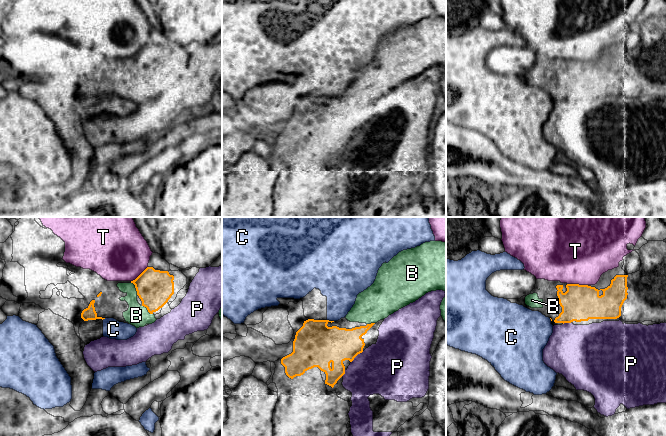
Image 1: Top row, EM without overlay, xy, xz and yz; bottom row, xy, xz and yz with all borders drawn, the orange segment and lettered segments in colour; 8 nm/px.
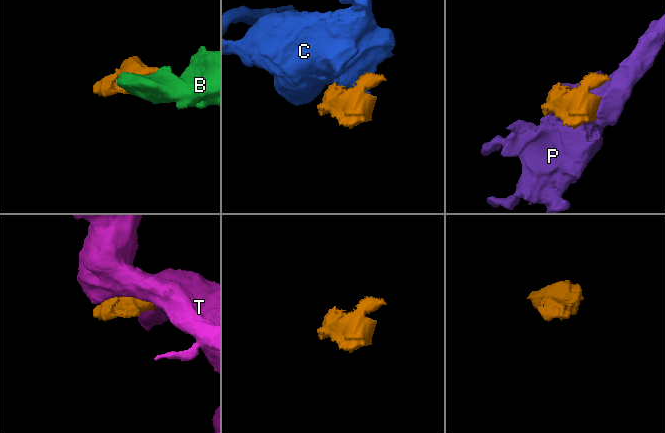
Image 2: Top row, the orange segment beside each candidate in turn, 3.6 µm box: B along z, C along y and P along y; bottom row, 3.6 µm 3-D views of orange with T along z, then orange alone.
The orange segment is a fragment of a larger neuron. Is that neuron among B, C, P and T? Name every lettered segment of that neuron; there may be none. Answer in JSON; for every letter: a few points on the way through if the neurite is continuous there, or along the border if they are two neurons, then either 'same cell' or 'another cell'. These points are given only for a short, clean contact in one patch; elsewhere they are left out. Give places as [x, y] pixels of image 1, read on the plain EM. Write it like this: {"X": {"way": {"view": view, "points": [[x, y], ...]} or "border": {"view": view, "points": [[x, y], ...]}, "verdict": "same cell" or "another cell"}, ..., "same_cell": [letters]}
{"B": {"verdict": "same cell"}, "C": {"border": {"view": "xz", "points": [[327, 95], [333, 97]]}, "verdict": "another cell"}, "P": {"verdict": "another cell"}, "T": {"verdict": "another cell"}, "same_cell": ["B"]}

